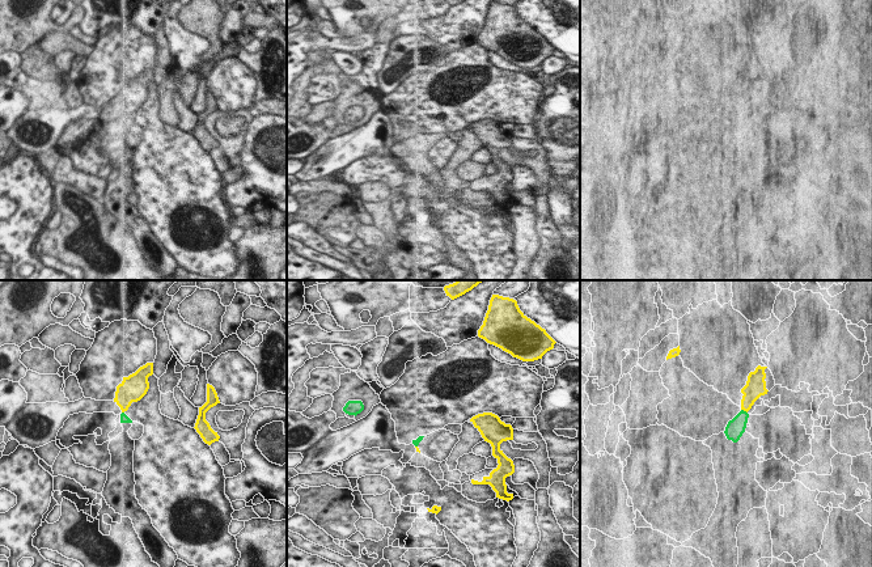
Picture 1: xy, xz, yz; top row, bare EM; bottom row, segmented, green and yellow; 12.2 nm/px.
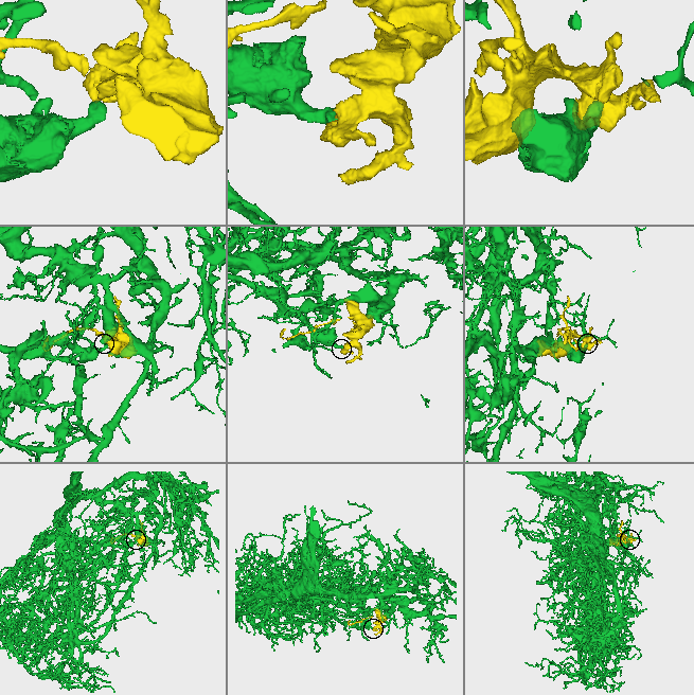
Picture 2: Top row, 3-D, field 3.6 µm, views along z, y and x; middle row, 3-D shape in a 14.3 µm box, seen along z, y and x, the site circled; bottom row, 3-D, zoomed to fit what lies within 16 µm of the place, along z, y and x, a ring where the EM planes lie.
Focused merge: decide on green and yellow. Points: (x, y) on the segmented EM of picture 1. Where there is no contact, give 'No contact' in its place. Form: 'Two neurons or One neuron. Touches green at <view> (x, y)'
Two neurons. Touches green at yz (743, 410).

